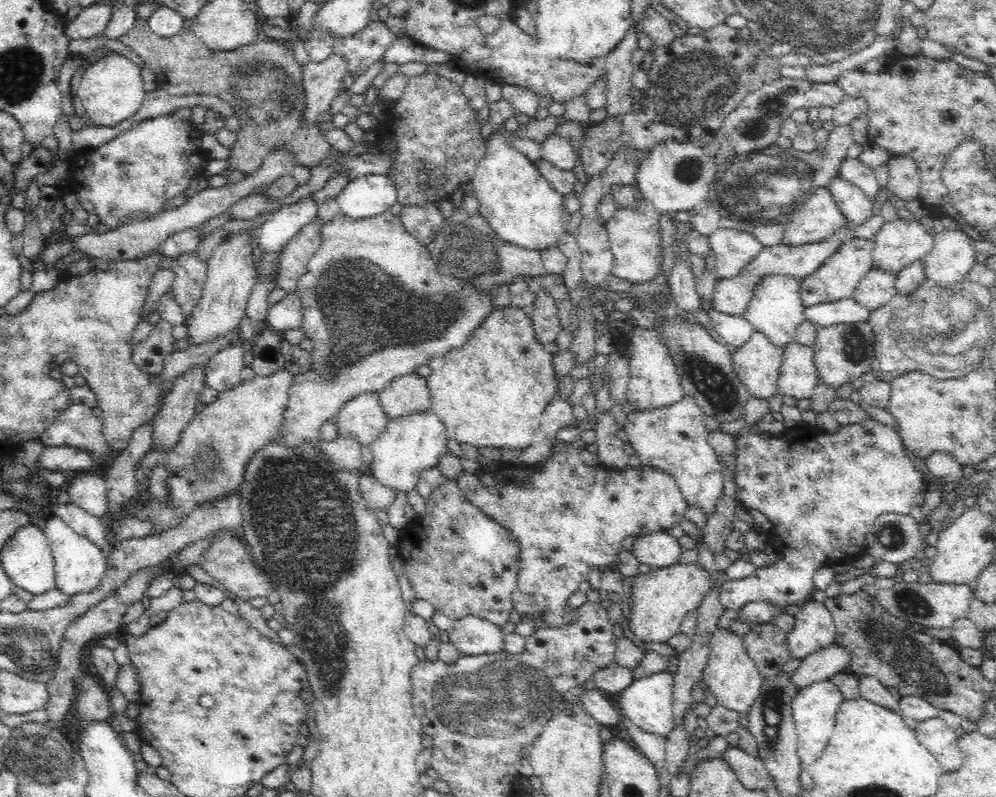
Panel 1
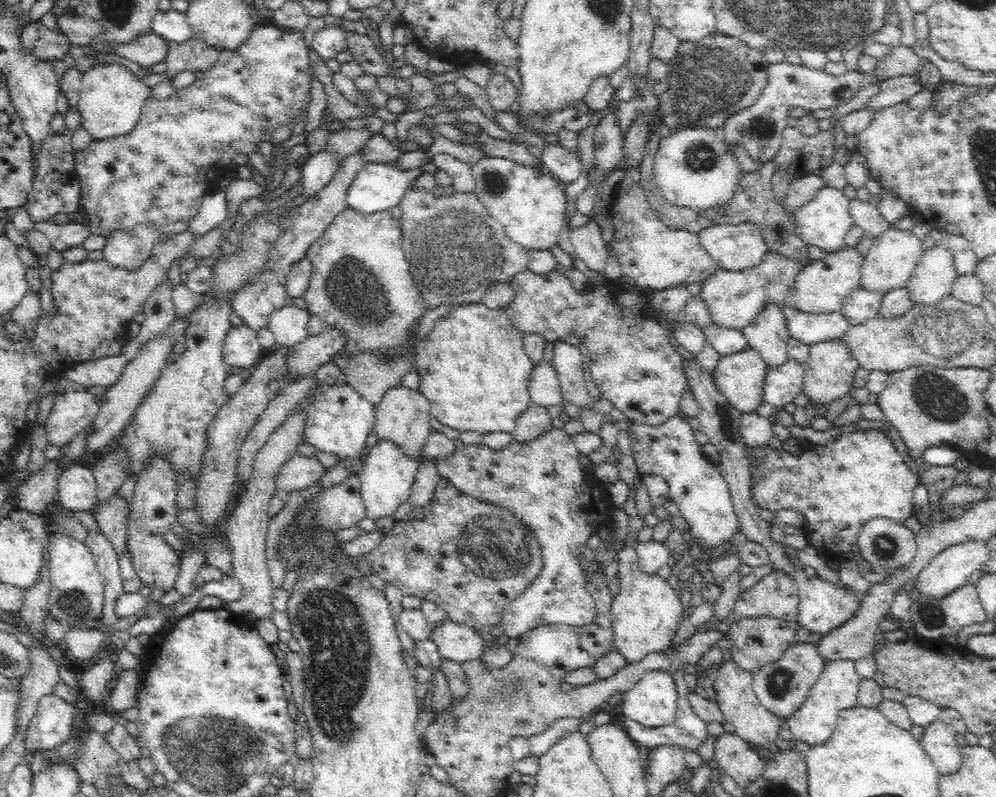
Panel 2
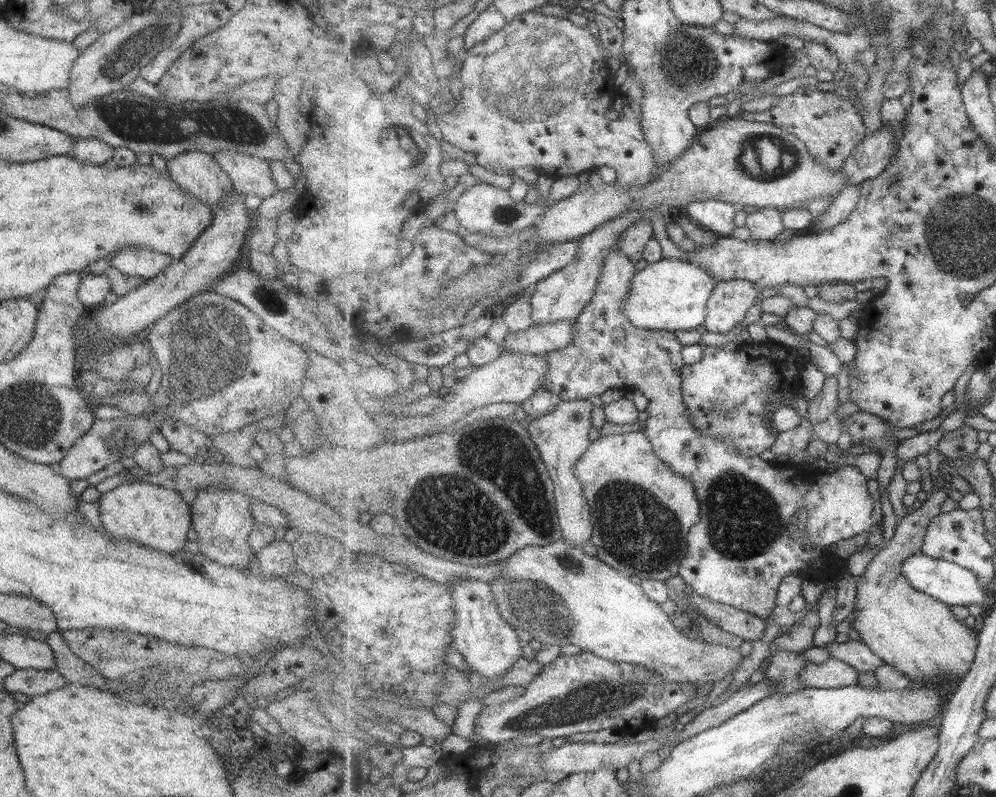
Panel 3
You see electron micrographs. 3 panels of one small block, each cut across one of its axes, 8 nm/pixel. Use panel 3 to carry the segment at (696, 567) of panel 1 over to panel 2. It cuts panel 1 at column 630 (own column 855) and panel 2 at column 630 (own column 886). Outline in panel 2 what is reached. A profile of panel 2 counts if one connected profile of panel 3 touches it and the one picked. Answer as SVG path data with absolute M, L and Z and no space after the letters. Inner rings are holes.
M625 544L618 553L620 591L613 598L610 616L614 629L614 648L628 663L638 662L647 654L666 651L682 620L681 598L666 581L666 573L644 573L639 567L633 544Z

